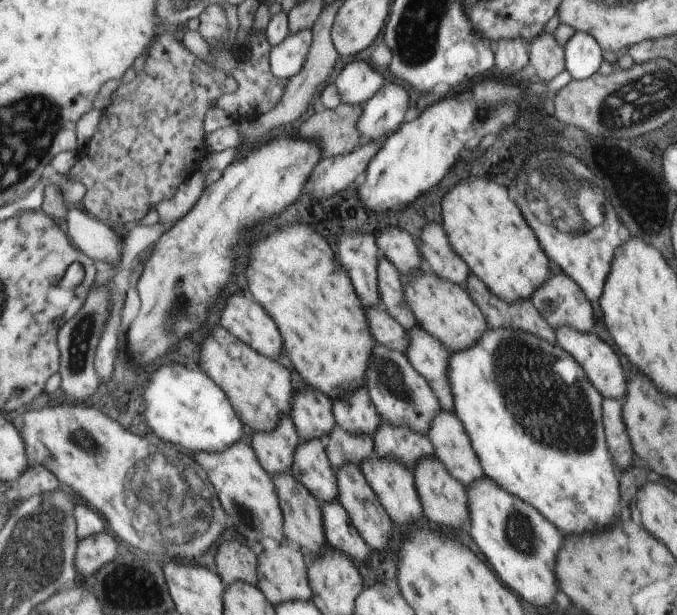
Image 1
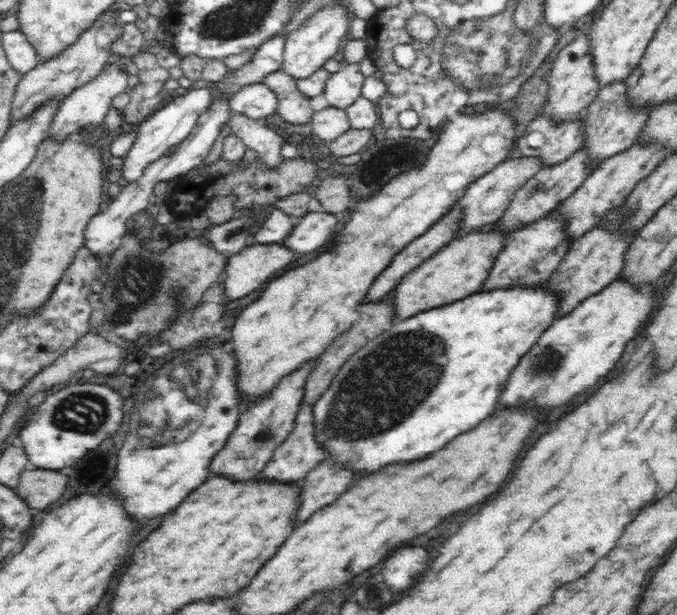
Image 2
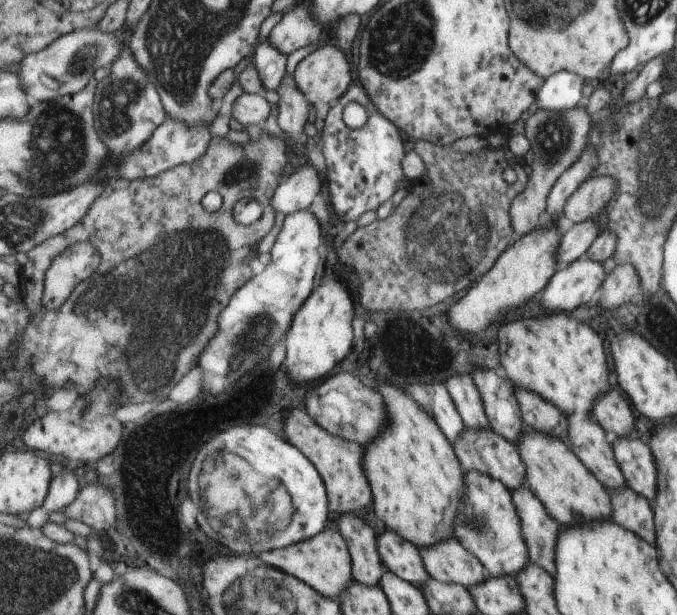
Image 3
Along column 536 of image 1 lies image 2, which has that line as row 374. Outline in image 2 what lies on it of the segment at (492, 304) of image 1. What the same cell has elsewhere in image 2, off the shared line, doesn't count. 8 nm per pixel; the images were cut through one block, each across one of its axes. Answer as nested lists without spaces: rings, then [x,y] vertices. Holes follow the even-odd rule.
[[[388,296],[380,300],[380,302],[372,301],[364,304],[364,306],[360,306],[360,320],[356,320],[349,330],[343,332],[339,338],[334,339],[327,348],[324,349],[324,352],[316,358],[312,372],[308,374],[308,378],[306,378],[306,382],[304,382],[302,404],[313,406],[316,400],[324,394],[326,388],[330,386],[332,378],[338,374],[338,370],[344,362],[346,362],[352,354],[356,354],[356,351],[361,349],[368,340],[377,338],[382,332],[390,330],[393,323],[393,308],[388,302]]]

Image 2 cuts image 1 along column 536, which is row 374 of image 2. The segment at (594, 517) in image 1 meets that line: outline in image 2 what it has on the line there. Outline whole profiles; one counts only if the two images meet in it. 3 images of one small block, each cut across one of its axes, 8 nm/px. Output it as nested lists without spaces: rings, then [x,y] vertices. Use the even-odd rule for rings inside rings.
[[[514,285],[508,290],[490,290],[490,292],[476,292],[460,302],[452,301],[448,306],[425,310],[404,320],[394,320],[392,328],[382,332],[377,338],[370,339],[361,349],[352,354],[338,370],[338,374],[332,378],[330,386],[326,388],[324,394],[320,396],[313,405],[313,432],[316,437],[316,444],[324,449],[326,457],[334,459],[346,468],[354,472],[374,472],[380,470],[386,464],[392,462],[412,462],[412,460],[422,460],[430,456],[432,452],[444,448],[450,440],[454,440],[458,434],[468,432],[476,428],[482,420],[494,414],[496,410],[496,398],[500,398],[500,390],[504,390],[504,384],[508,380],[508,374],[512,372],[512,366],[520,362],[524,354],[538,342],[538,338],[549,328],[550,324],[558,317],[558,304],[561,298],[557,294],[551,294],[544,288],[524,288],[524,285]]]

